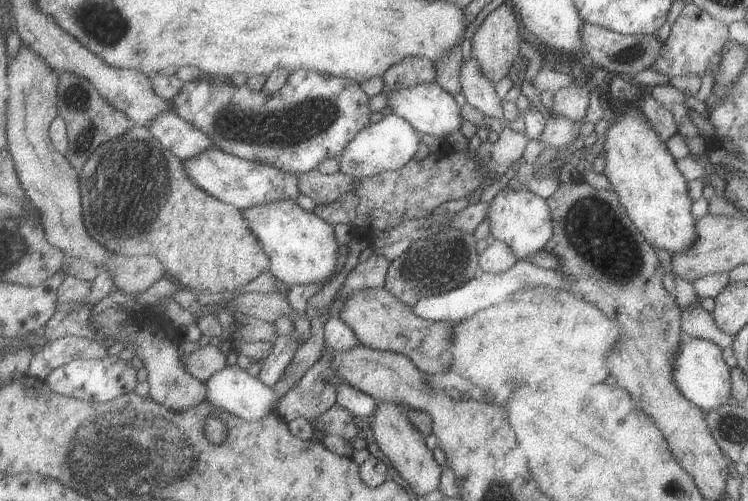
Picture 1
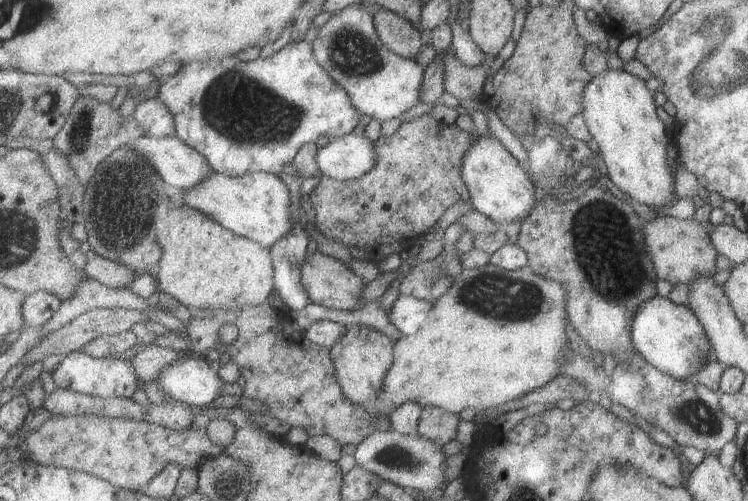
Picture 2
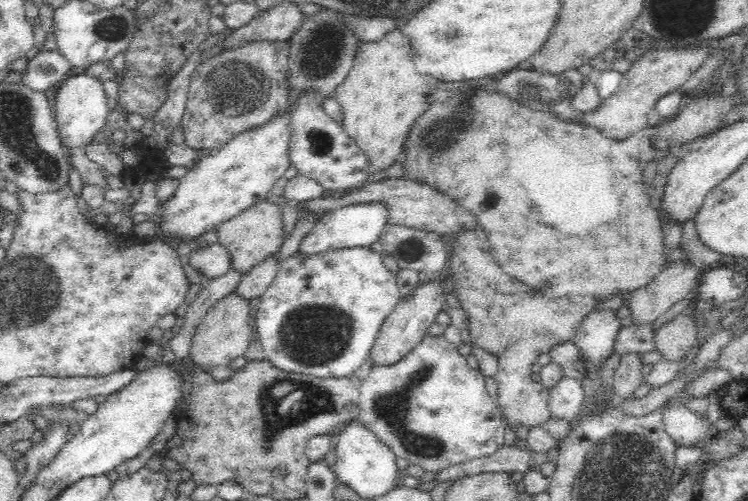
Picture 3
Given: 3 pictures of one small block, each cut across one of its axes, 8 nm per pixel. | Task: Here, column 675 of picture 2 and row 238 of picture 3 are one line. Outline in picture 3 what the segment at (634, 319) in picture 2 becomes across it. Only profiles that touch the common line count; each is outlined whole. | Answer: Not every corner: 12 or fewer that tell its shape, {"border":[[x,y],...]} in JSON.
{"border":[[382,201],[329,210],[299,252],[372,246],[387,225]]}

